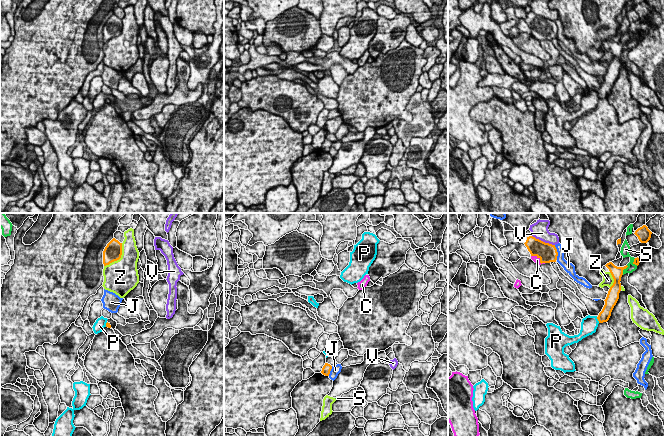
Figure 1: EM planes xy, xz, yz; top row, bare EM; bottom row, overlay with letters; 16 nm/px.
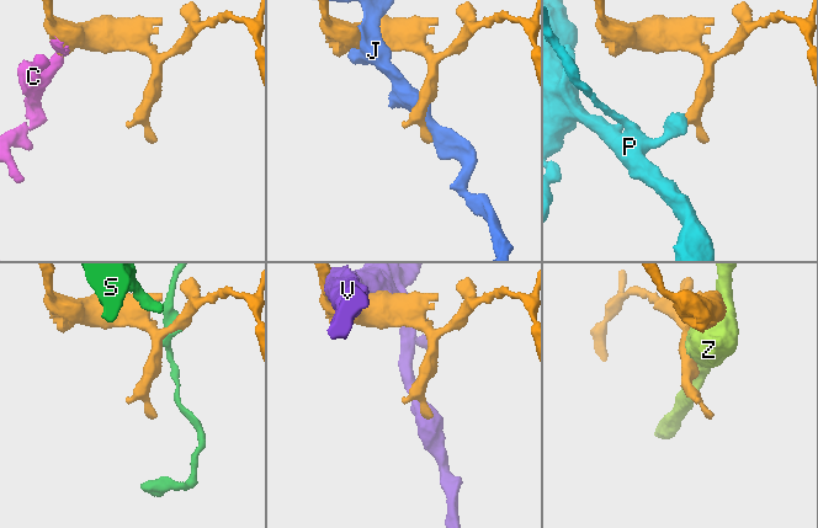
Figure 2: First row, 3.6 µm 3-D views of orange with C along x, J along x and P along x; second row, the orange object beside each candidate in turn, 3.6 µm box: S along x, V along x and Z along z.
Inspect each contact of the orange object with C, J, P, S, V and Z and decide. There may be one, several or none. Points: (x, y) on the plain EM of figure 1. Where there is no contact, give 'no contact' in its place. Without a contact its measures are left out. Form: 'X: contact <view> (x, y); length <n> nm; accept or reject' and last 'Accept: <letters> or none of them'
C: contact yz (540, 35); length 260 nm; accept
J: contact yz (557, 28); length 240 nm; reject
P: contact yz (598, 96); length 110 nm; reject
S: contact yz (623, 45); length 180 nm; reject
V: contact yz (542, 17); length 420 nm; reject
Z: contact xy (119, 34); length 480 nm; reject
Accept: C

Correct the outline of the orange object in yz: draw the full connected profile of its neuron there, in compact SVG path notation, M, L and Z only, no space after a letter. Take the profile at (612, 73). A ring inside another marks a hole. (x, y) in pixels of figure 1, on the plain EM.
M612 38L607 39L605 42L609 45L614 55L614 59L610 63L607 73L604 76L605 81L597 93L599 99L607 98L609 96L611 88L619 75L619 69L621 67L620 57L623 51L623 46L628 43L627 41L624 43L617 43Z

